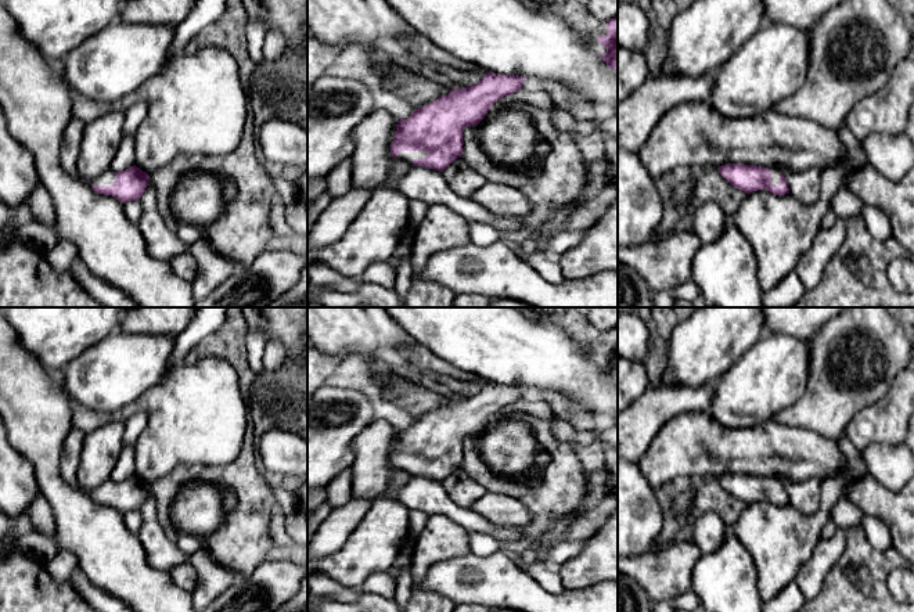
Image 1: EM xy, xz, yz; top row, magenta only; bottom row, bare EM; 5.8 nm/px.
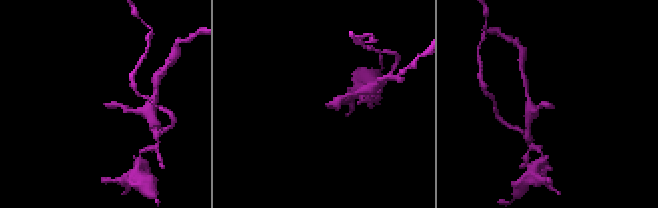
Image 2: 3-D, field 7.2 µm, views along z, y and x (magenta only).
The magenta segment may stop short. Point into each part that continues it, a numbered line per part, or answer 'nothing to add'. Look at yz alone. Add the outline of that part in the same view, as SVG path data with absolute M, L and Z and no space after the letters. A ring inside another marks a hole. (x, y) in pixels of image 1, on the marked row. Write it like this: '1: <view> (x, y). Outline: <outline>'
1: yz (774, 172). Outline: M771 168L770 174L771 174L771 184L778 186L781 170L778 168Z

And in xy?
1: xy (108, 177). Outline: M109 168L105 173L98 177L90 179L87 184L93 186L111 186L115 183L115 172Z

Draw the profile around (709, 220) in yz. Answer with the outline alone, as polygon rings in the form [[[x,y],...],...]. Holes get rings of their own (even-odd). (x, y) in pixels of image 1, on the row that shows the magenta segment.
[[[705,202],[694,213],[692,231],[701,245],[713,244],[720,238],[728,220],[730,217],[716,202]]]

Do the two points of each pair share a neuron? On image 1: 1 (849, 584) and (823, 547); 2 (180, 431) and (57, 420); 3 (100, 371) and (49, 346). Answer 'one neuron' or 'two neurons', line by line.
1: two neurons
2: two neurons
3: two neurons

